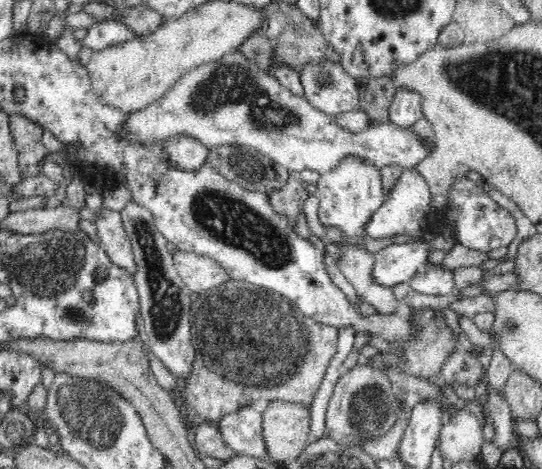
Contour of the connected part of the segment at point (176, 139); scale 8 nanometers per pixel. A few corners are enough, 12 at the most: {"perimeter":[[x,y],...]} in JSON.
{"perimeter":[[185,134],[162,145],[172,165],[197,169],[208,158],[209,148]]}

